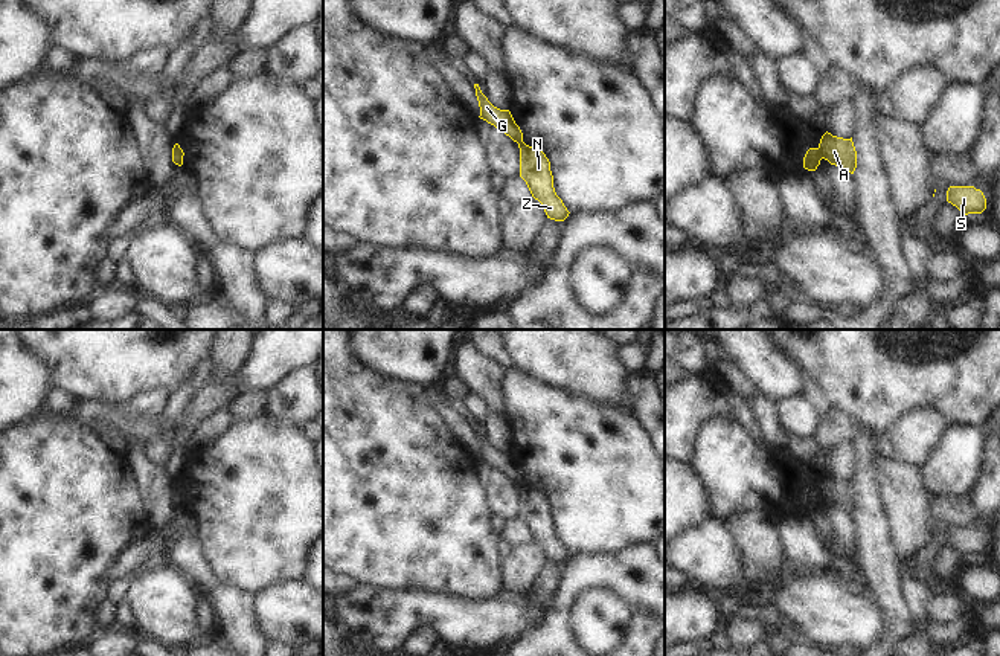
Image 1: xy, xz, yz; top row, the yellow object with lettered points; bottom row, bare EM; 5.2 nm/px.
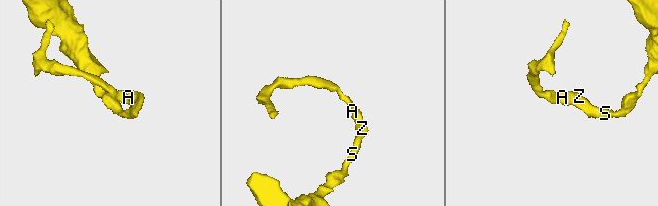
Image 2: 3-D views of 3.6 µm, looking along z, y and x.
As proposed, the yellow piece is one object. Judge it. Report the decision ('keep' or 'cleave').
cleave

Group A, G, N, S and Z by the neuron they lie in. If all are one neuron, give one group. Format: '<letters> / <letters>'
A N S Z / G

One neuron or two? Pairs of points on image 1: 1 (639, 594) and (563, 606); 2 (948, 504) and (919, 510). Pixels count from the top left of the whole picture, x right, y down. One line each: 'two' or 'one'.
1: one
2: two

